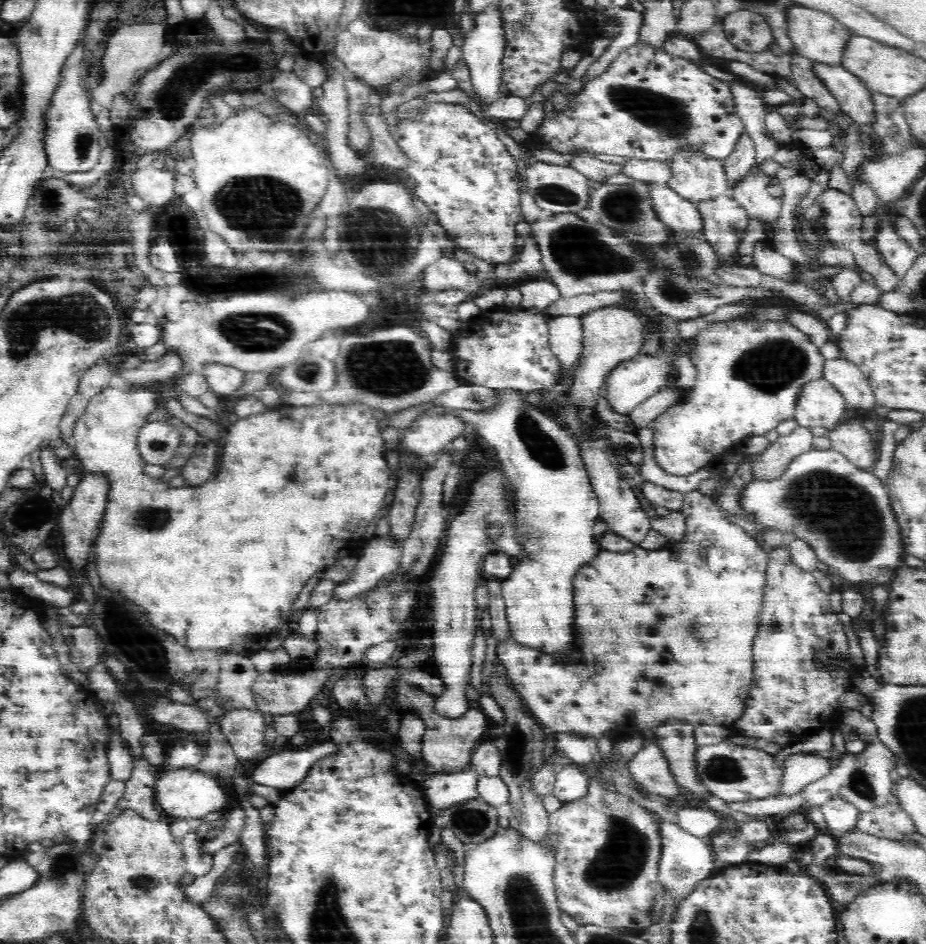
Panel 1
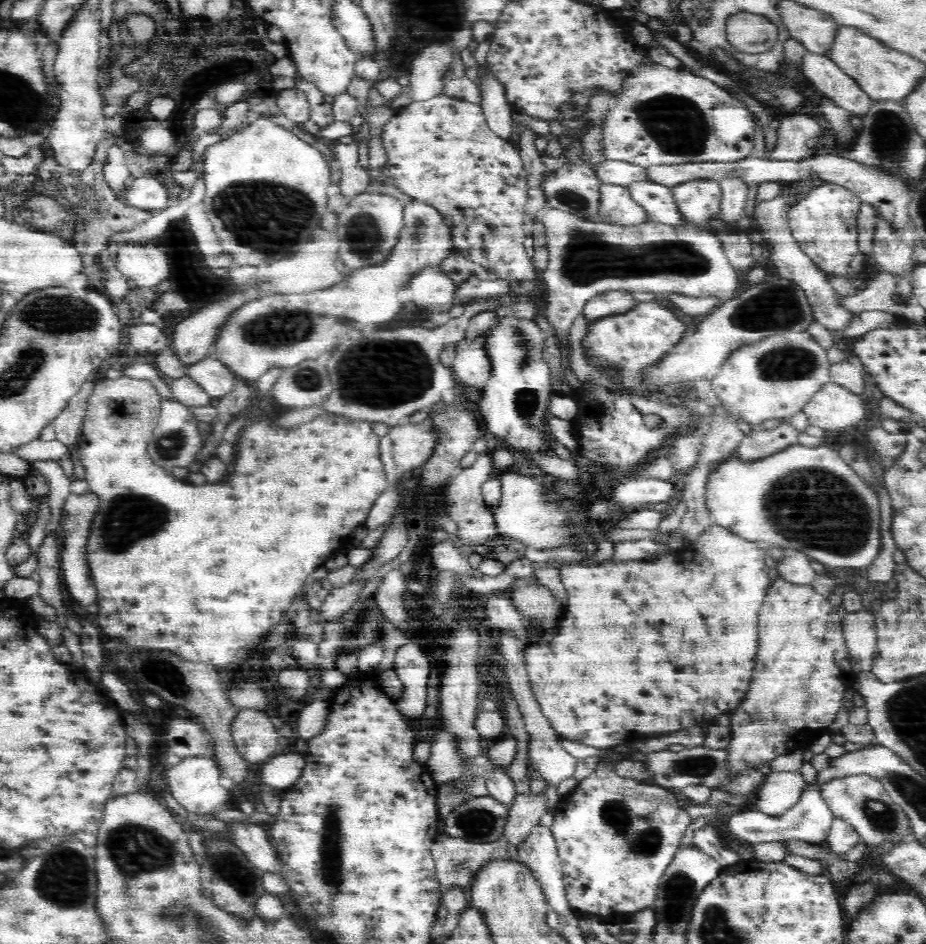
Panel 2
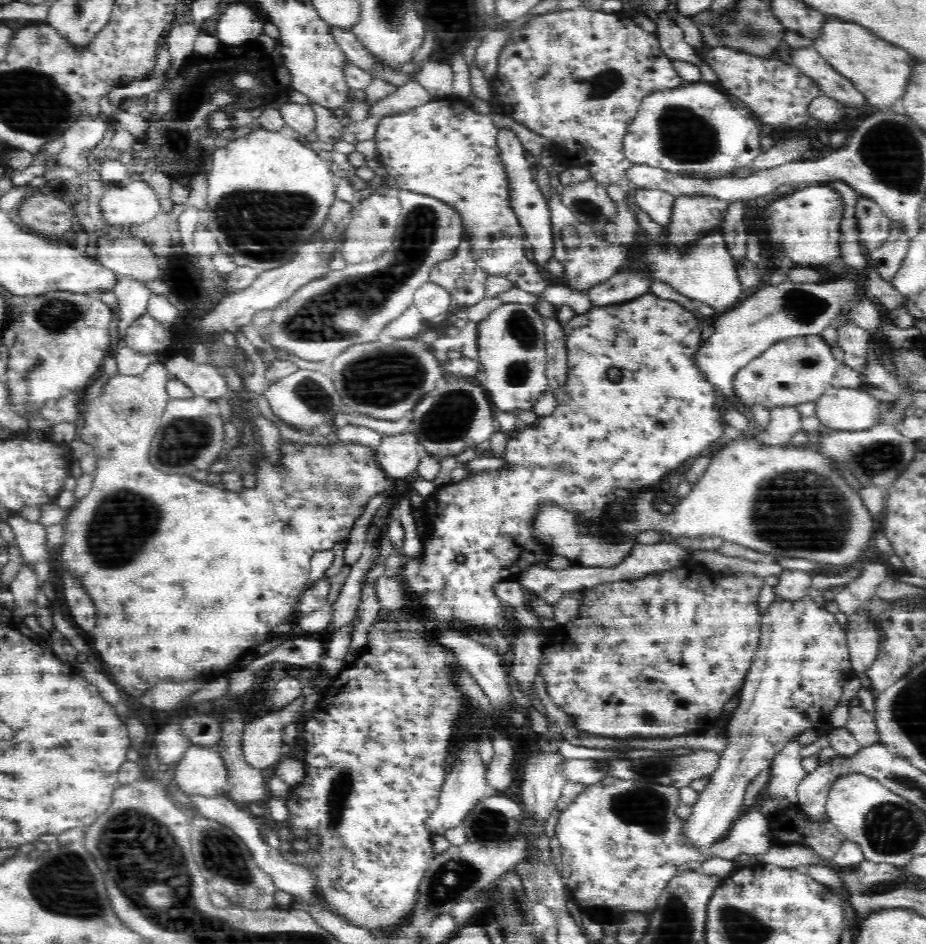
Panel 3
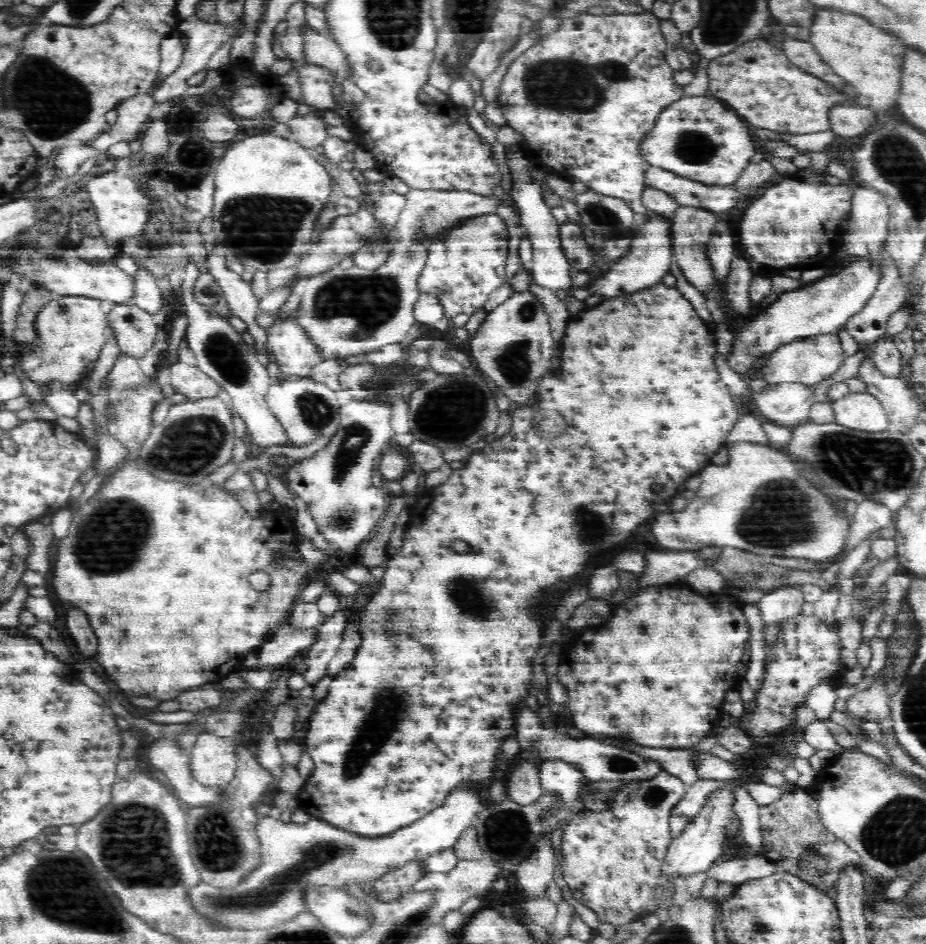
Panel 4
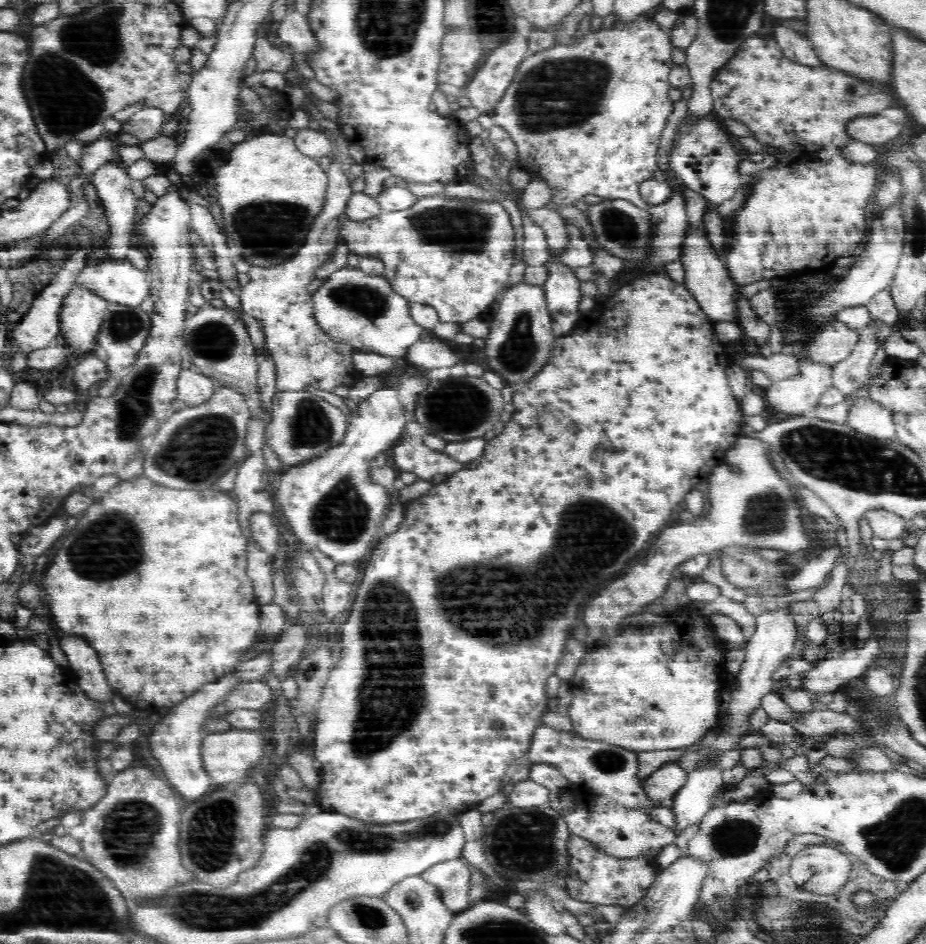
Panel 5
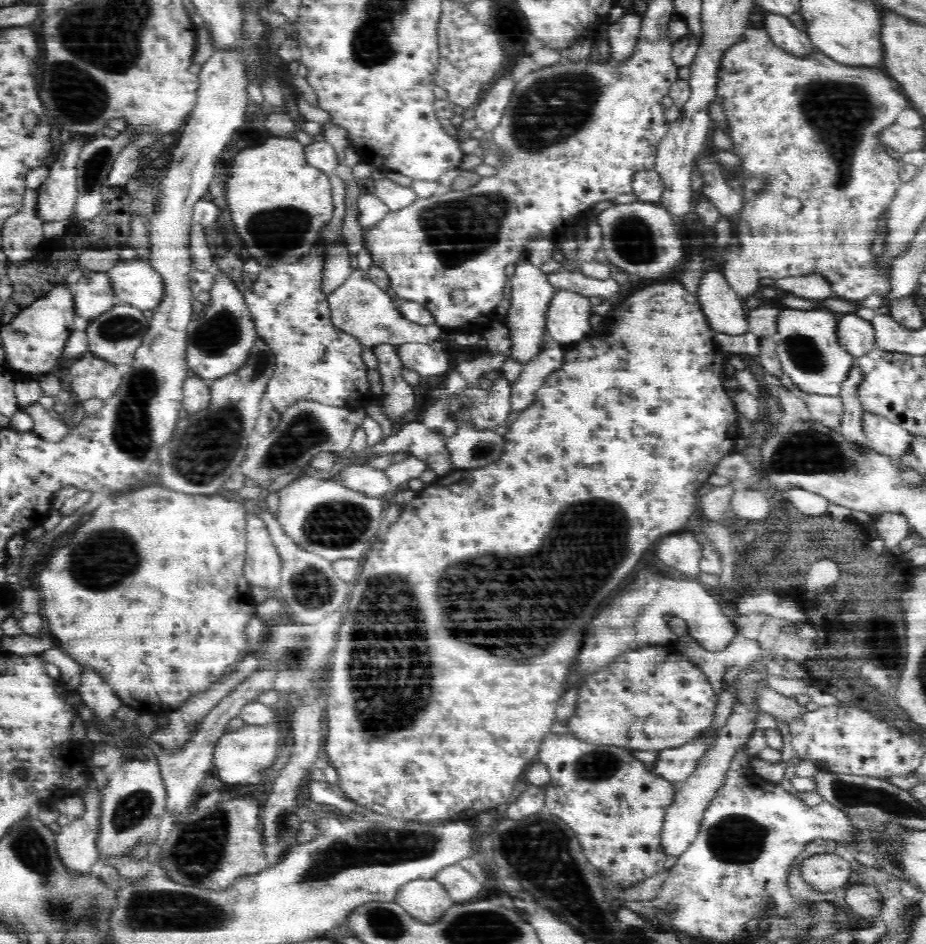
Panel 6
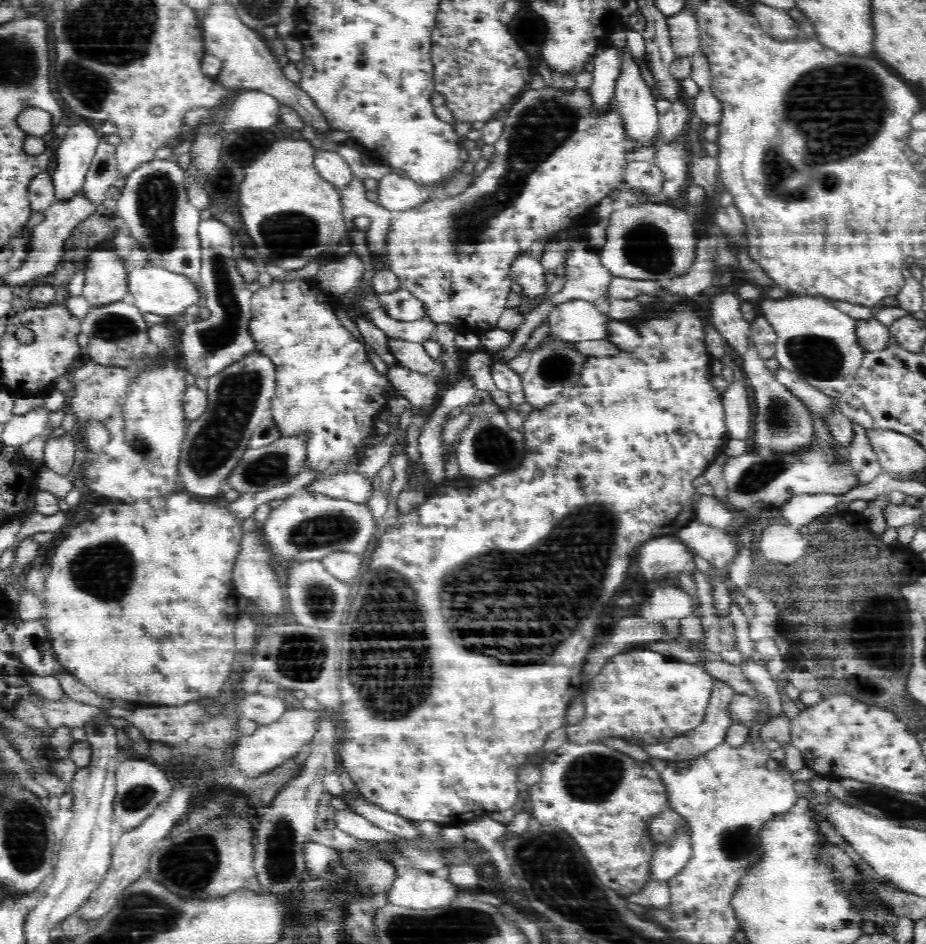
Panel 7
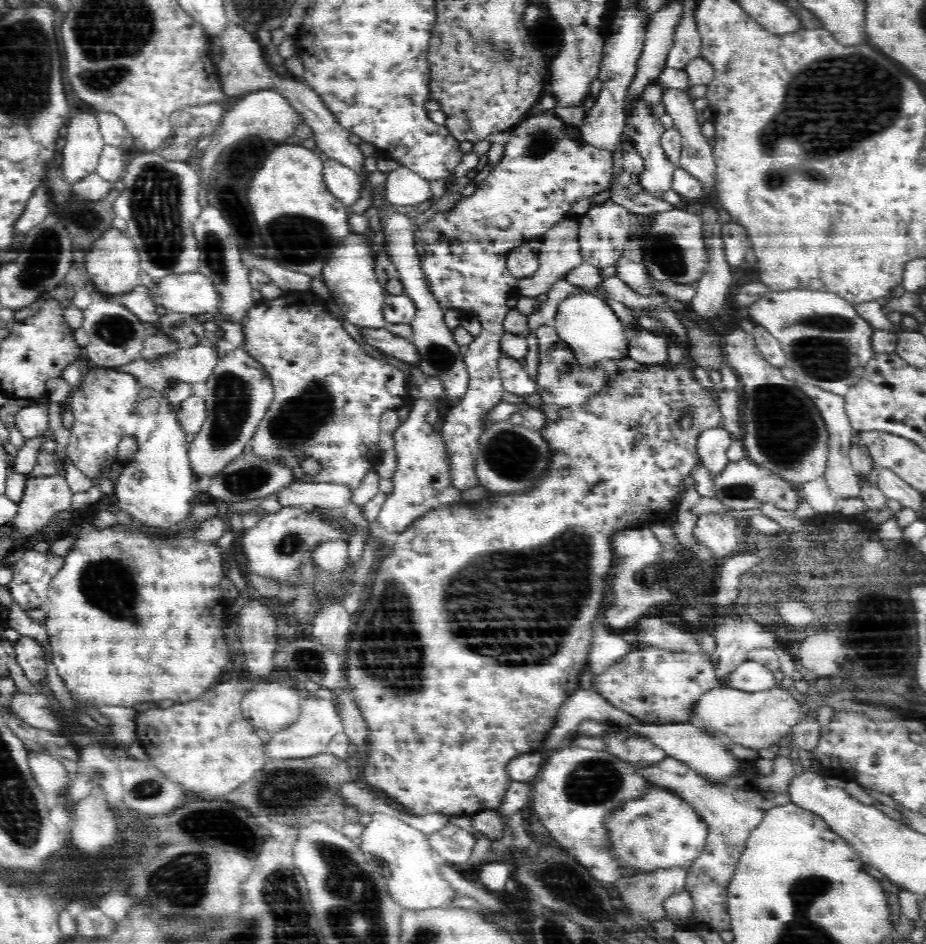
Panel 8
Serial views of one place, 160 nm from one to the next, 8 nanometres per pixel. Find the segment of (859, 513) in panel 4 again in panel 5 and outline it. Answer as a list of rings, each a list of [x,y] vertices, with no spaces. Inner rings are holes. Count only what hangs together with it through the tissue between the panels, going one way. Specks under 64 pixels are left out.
[[[880,508],[864,510],[861,521],[864,521],[874,531],[876,539],[890,540],[906,537],[904,530],[905,519],[890,510]]]

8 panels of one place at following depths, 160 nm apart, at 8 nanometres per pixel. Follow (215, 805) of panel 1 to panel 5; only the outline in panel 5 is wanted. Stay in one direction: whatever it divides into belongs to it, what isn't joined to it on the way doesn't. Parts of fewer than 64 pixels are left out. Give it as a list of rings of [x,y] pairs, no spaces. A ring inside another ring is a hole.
[[[226,730],[208,733],[200,742],[201,766],[205,773],[218,786],[236,784],[245,778],[246,772],[261,760],[264,749],[264,734],[257,731]]]

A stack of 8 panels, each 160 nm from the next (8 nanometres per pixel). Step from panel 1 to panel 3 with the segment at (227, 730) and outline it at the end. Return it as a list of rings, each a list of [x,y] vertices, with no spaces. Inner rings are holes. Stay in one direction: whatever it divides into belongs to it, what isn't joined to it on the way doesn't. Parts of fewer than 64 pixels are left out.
[[[305,698],[293,700],[284,710],[268,713],[245,724],[240,746],[245,762],[253,768],[266,769],[276,765],[288,751],[282,741],[283,729],[294,723],[298,712],[305,710]]]

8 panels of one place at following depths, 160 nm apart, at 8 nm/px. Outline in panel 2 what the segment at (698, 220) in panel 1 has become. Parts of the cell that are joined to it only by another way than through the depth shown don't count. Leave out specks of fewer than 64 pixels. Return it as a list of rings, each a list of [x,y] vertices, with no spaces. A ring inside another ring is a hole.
[[[644,179],[632,180],[627,187],[632,198],[647,210],[652,221],[674,227],[689,222],[679,209],[671,187]]]

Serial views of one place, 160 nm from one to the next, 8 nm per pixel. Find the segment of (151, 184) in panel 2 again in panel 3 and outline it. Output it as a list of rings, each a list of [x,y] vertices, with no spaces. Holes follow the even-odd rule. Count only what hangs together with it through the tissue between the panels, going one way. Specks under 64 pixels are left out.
[[[144,180],[123,182],[122,185],[105,183],[104,188],[100,203],[109,225],[142,224],[162,212],[154,188]],[[116,186],[118,190],[114,190]]]

